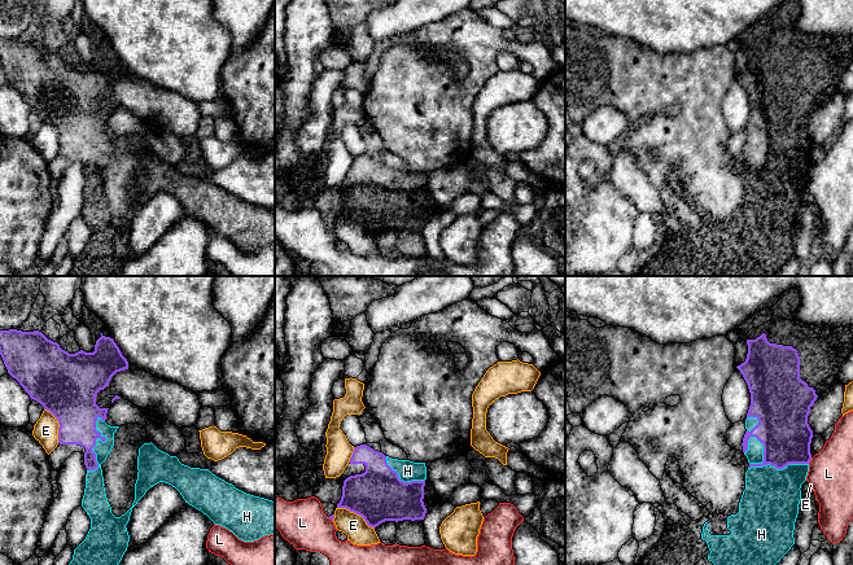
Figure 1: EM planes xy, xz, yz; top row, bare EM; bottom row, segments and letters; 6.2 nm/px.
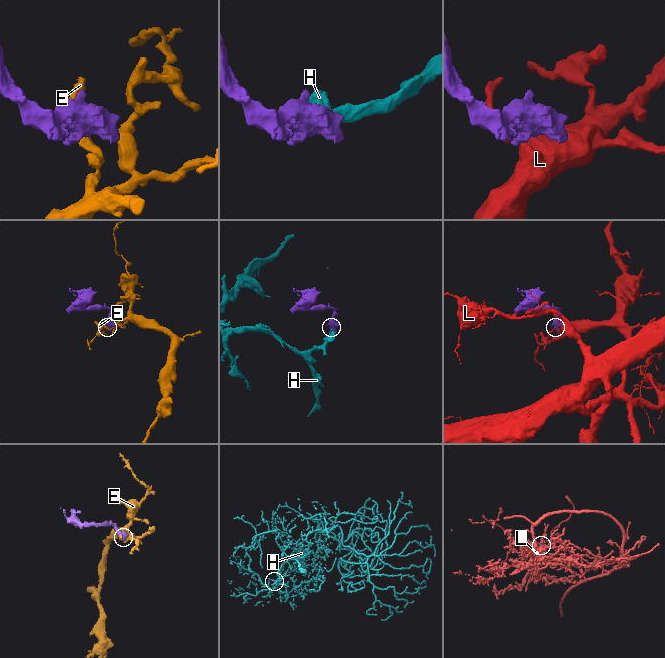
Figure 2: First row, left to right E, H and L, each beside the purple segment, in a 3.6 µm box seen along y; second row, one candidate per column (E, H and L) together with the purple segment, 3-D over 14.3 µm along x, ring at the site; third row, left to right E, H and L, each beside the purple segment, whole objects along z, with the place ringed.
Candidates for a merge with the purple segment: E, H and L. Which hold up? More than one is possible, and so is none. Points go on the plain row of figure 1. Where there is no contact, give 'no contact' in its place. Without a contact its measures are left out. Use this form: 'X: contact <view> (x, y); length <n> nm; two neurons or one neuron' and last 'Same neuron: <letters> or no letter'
E: contact xz (357, 223); length 260 nm; two neurons
H: contact yz (769, 172); length 420 nm; one neuron
L: contact yz (810, 169); length 50 nm; two neurons
Same neuron: H

